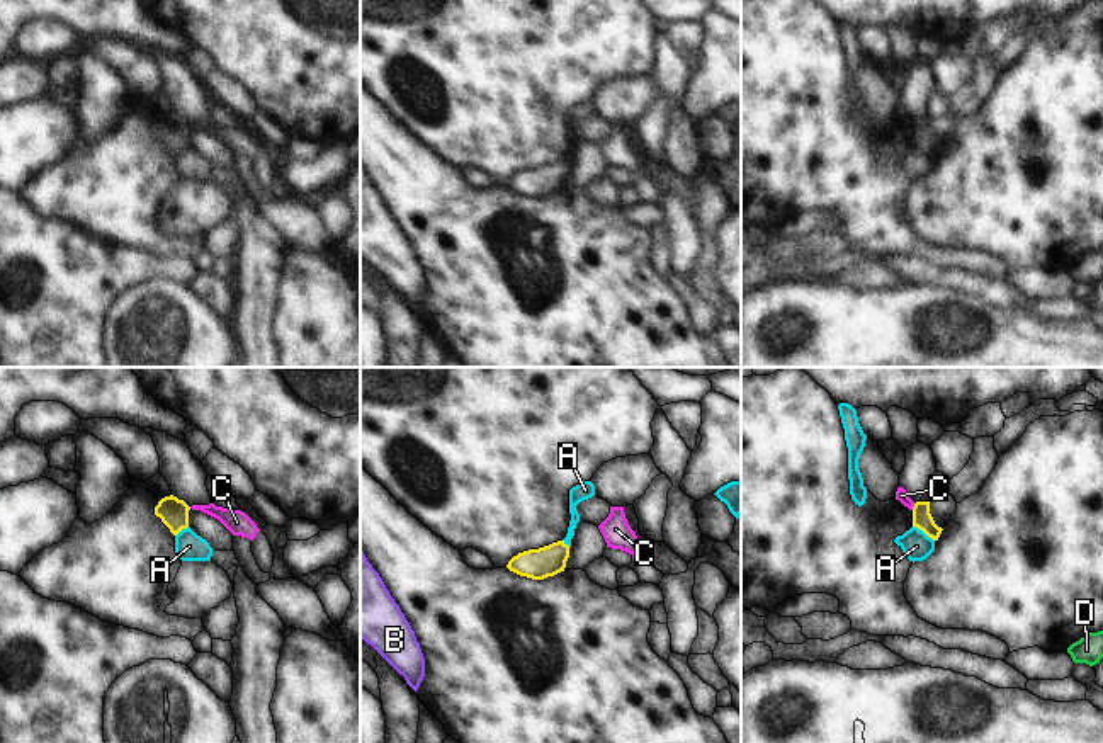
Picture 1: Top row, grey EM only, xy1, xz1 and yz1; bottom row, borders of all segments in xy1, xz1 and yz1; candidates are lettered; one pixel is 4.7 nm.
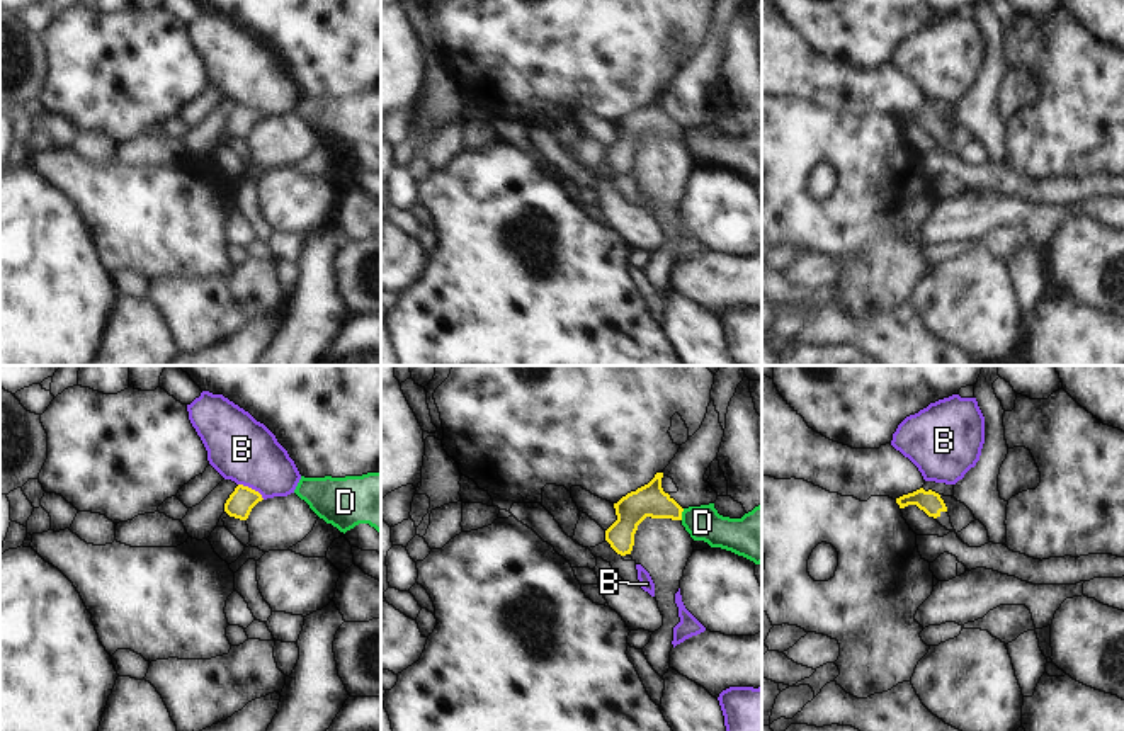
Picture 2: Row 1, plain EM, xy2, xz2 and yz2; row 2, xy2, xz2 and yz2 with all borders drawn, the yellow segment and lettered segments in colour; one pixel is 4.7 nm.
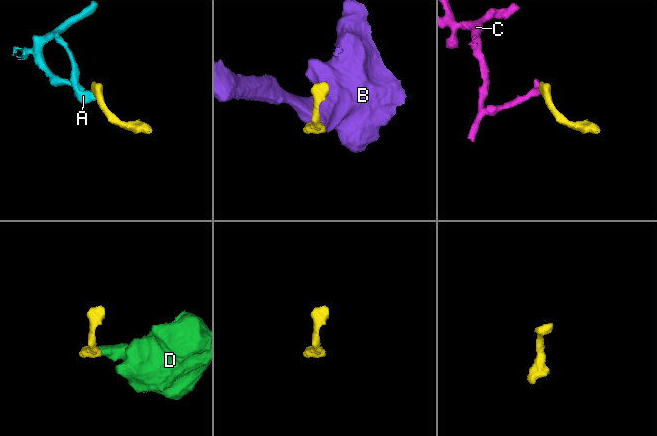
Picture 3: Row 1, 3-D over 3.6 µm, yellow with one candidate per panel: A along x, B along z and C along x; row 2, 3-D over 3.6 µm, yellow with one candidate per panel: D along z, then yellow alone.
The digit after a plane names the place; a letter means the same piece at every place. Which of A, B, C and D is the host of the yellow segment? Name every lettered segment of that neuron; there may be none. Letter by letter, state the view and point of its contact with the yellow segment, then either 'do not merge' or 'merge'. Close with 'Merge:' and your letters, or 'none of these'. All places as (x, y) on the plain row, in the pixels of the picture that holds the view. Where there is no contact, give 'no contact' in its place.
A: meets yellow in yz1 at (923, 150); do not merge
B: meets yellow in xy2 at (250, 107); do not merge
C: meets yellow in yz1 at (913, 126); do not merge
D: meets yellow in xz2 at (681, 133); do not merge
Merge: none of these

